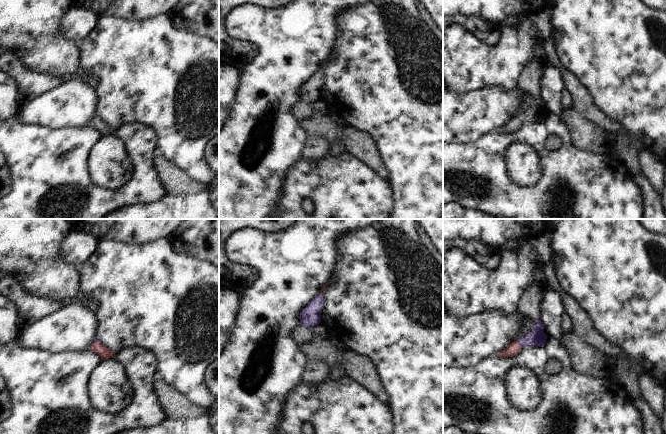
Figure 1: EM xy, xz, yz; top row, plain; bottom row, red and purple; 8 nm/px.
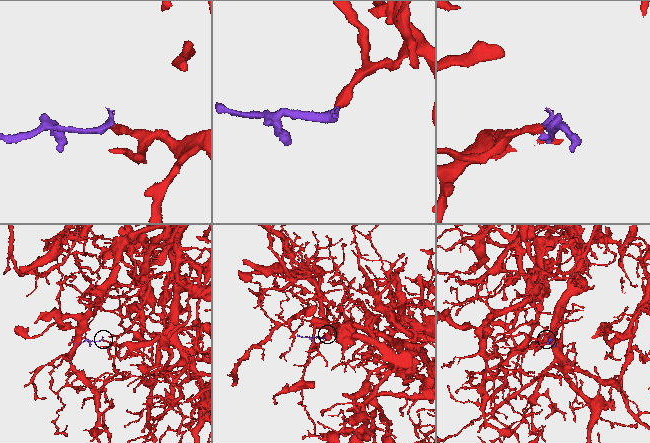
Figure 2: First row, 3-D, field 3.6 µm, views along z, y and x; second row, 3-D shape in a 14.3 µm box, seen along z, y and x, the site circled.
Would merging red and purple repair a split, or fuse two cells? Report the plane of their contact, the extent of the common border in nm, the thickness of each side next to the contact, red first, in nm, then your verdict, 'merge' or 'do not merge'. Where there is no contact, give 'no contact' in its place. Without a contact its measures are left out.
yz | 70 nm | 100/140 nm | merge

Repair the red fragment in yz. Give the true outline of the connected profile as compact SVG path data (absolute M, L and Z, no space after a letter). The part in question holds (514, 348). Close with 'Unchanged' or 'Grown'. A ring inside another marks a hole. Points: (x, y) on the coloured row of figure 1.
M539 257L539 266L537 268L535 283L529 290L523 293L519 301L519 311L535 322L533 330L525 336L522 336L520 339L512 341L510 345L500 351L497 356L514 357L521 352L523 347L542 347L546 344L548 336L543 332L544 326L541 322L541 304L544 297L543 291L545 279L544 266Z. Grown

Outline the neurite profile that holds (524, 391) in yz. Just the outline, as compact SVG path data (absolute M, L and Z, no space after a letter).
M510 367L504 378L508 402L521 411L535 410L543 400L542 381L528 367Z

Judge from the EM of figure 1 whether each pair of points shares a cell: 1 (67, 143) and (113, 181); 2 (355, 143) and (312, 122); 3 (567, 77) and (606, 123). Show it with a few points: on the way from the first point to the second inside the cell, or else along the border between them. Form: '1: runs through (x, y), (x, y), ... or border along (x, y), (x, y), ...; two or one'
1: border along (99, 139), (87, 156), (87, 174), (90, 182); two
2: runs through (344, 134), (335, 133), (323, 125); one
3: runs through (576, 89), (581, 100), (594, 113); one

